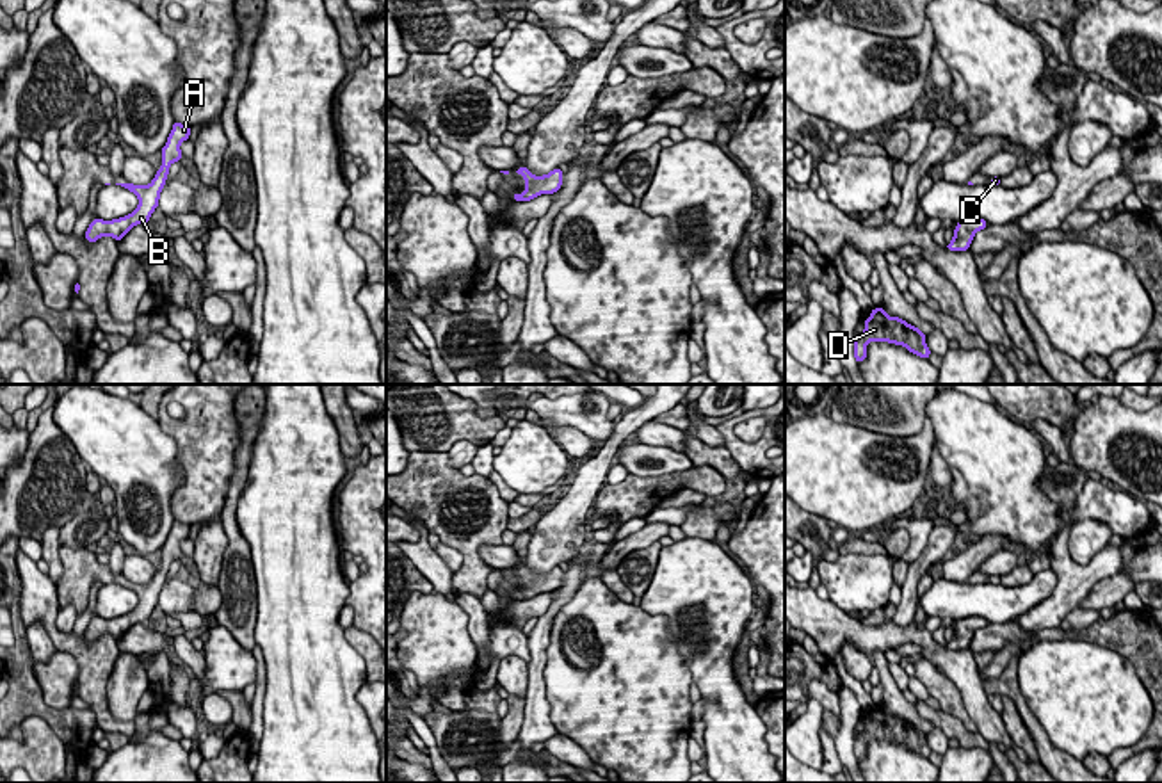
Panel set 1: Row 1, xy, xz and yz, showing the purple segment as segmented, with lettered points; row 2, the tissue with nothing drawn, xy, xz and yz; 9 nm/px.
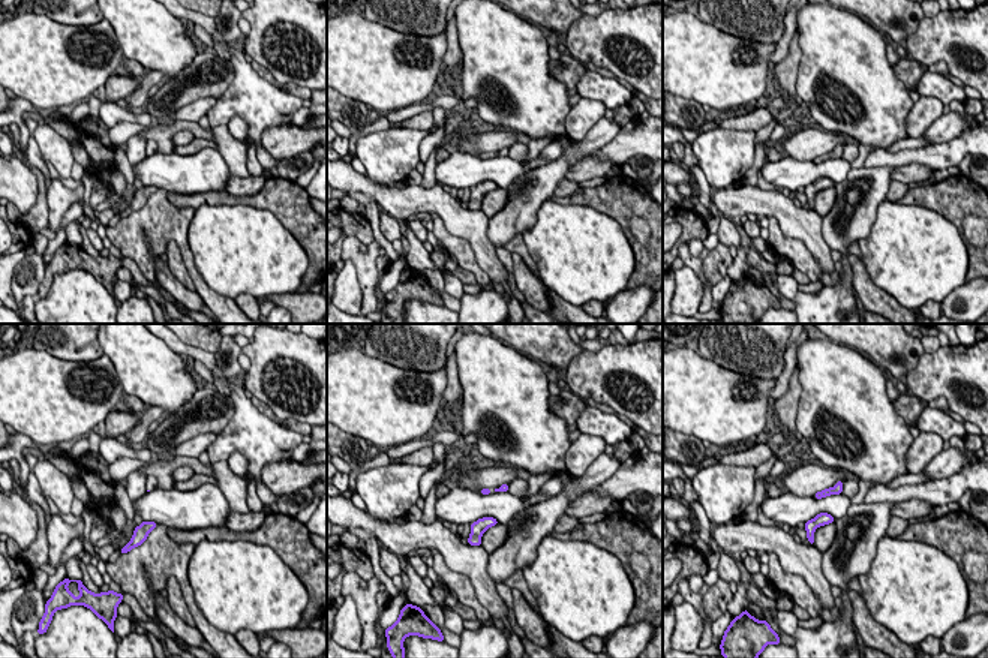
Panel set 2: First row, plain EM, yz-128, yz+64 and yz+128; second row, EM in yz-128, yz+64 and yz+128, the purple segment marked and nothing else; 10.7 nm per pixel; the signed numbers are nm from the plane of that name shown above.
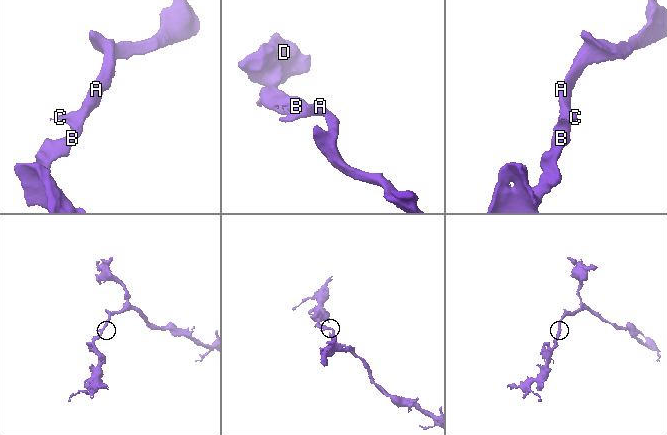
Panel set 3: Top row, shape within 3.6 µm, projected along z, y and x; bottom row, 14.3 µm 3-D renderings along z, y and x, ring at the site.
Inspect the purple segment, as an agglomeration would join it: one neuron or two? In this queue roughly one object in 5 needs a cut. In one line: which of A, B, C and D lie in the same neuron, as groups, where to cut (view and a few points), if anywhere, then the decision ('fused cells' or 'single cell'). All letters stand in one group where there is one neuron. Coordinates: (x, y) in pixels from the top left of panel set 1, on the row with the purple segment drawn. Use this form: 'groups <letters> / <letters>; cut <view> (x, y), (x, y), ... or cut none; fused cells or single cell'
groups A B C D; cut none; single cell

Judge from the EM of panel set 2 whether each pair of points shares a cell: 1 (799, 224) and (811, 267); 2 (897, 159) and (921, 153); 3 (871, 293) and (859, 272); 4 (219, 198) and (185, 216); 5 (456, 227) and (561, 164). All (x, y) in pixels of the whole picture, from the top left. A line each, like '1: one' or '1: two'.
1: two
2: one
3: one
4: two
5: two

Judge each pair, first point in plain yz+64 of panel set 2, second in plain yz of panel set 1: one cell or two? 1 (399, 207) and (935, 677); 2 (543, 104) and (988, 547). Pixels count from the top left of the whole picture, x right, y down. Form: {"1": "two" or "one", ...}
{"1": "two", "2": "two"}

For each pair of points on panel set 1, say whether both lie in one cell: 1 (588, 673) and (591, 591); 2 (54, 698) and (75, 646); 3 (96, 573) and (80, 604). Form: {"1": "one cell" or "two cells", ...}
{"1": "one cell", "2": "two cells", "3": "one cell"}

